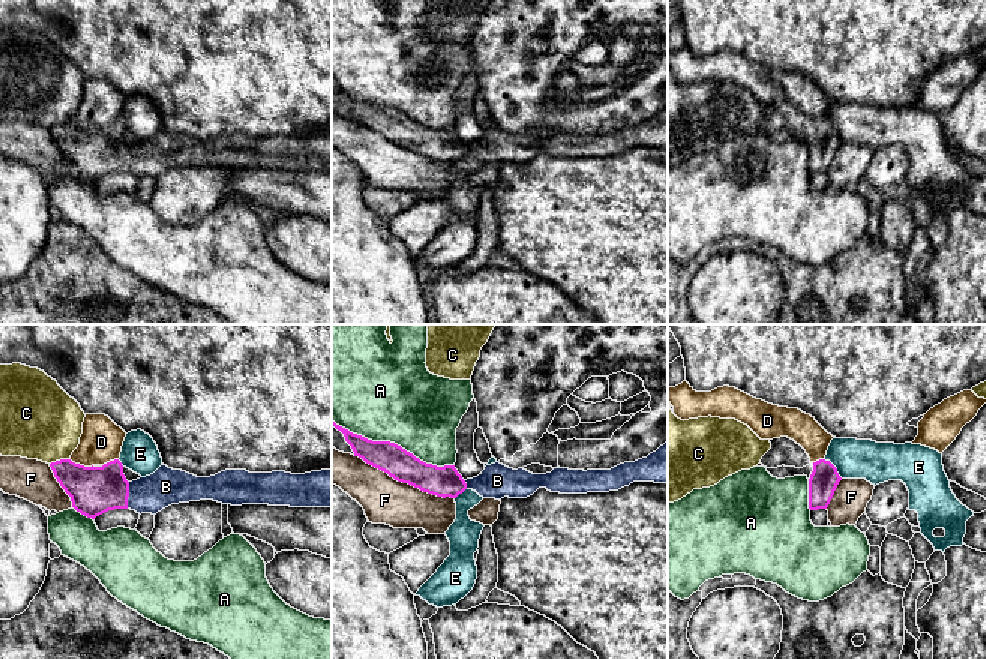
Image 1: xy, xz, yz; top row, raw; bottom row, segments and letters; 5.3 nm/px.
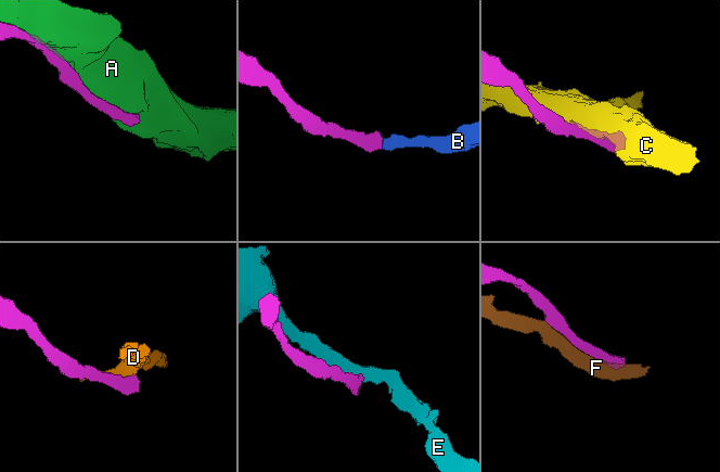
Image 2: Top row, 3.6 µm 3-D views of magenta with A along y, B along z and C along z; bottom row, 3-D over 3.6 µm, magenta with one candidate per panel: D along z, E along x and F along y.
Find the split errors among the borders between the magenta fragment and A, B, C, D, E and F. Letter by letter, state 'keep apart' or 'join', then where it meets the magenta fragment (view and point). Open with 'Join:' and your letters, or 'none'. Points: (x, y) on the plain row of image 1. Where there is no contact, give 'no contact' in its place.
Join: B
A: keep apart; meets magenta in xz at (393, 107)
B: join; meets magenta in xy at (128, 159)
C: keep apart; meets magenta in xy at (60, 123)
D: keep apart; meets magenta in xy at (81, 129)
E: keep apart; meets magenta in yz at (835, 131)
F: keep apart; meets magenta in xz at (404, 146)

